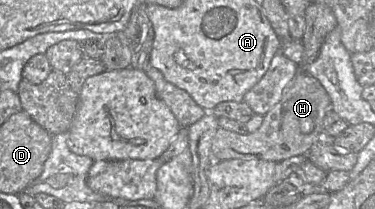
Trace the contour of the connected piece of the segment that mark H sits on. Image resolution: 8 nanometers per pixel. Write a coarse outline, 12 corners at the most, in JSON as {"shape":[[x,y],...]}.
{"shape":[[299,71],[255,132],[219,127],[216,161],[280,162],[325,140],[331,99]]}

